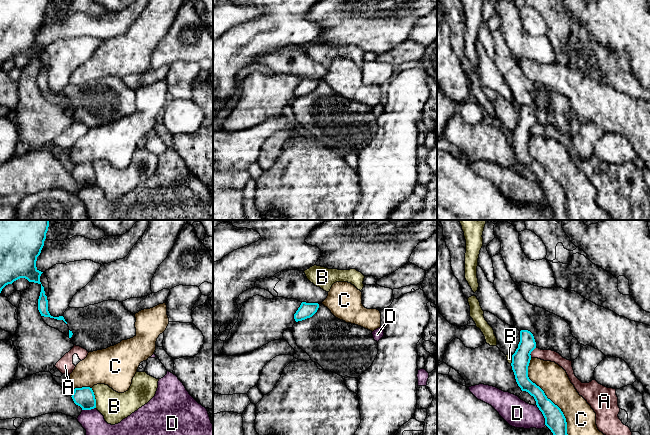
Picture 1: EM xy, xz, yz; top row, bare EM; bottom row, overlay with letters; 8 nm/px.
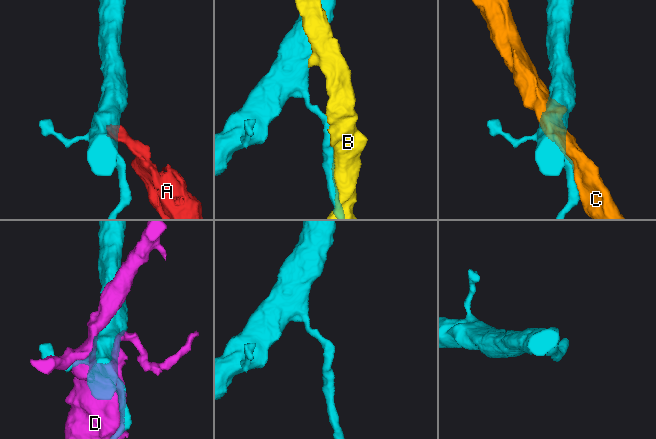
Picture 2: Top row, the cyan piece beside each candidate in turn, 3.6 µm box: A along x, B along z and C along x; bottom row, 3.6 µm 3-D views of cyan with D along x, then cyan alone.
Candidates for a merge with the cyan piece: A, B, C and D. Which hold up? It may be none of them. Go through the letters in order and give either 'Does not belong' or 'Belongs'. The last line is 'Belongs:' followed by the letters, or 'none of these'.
A: Does not belong
B: Does not belong
C: Does not belong
D: Does not belong
Belongs: none of these

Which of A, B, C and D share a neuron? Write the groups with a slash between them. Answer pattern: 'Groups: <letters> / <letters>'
Groups: A / B / C / D

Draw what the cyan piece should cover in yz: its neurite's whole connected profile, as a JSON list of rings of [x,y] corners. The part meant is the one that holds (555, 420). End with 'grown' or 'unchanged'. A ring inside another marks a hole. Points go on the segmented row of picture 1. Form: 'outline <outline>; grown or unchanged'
outline [[[528,330],[520,331],[520,342],[512,355],[512,370],[516,382],[522,391],[534,397],[536,405],[545,418],[545,425],[553,435],[568,435],[567,422],[561,409],[547,398],[544,391],[528,377],[528,366],[531,352],[536,348],[533,334]]]; unchanged

